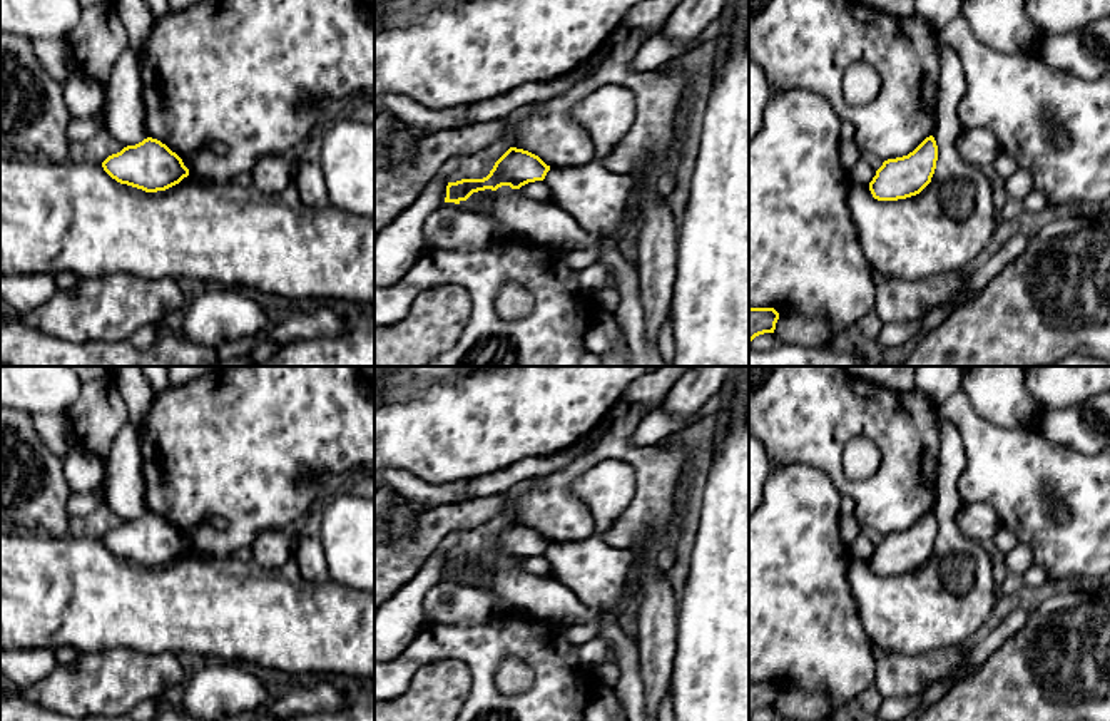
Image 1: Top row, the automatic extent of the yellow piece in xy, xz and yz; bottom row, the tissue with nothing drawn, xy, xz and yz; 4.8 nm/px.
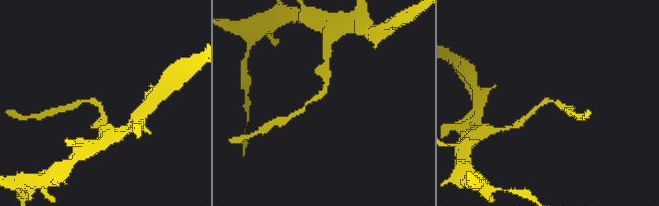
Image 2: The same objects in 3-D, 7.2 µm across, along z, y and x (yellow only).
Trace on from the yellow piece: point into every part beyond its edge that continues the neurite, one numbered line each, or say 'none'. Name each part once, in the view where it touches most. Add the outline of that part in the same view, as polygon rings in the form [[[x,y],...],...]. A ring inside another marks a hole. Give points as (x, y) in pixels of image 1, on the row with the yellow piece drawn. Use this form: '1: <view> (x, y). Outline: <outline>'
none

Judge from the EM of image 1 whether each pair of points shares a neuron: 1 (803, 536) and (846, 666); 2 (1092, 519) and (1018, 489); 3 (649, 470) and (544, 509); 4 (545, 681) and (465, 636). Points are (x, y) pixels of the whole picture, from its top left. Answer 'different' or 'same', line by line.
1: same
2: same
3: same
4: same

